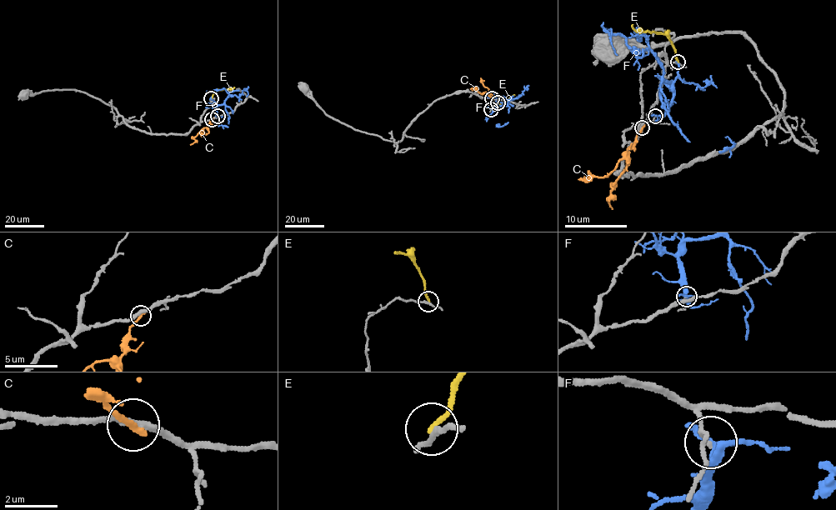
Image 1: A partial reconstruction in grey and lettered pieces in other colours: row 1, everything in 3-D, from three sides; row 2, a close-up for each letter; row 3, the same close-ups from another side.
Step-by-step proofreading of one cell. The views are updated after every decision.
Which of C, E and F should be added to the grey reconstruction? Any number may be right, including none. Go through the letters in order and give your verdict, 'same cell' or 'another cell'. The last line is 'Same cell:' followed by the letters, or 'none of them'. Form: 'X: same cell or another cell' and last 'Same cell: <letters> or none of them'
C: another cell
E: another cell
F: another cell
Same cell: none of them

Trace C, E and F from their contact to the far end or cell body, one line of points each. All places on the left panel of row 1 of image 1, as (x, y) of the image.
C: (212, 119), (190, 144)
E: (211, 98), (217, 90), (234, 87)
F: (217, 116), (216, 107), (224, 104), (229, 117), (227, 127), (218, 125), (217, 122)

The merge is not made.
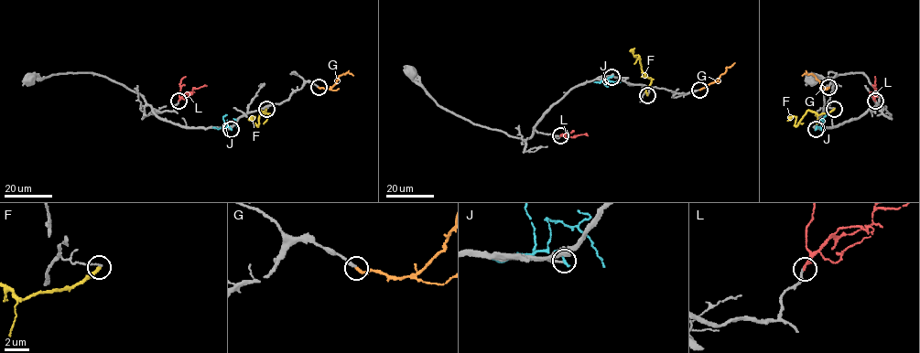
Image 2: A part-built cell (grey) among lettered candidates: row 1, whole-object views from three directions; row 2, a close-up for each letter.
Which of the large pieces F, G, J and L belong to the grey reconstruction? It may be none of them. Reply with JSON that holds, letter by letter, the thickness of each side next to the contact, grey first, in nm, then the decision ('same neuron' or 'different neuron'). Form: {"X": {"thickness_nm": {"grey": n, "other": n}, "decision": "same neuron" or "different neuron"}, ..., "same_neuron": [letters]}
{"F": {"thickness_nm": {"grey": 150, "other": 260}, "decision": "different neuron"}, "G": {"thickness_nm": {"grey": 200, "other": 200}, "decision": "same neuron"}, "J": {"thickness_nm": {"grey": 140, "other": 280}, "decision": "different neuron"}, "L": {"thickness_nm": {"grey": 200, "other": 240}, "decision": "same neuron"}, "same_neuron": ["G", "L"]}

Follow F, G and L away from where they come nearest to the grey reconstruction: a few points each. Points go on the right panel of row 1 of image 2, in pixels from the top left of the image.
F: (834, 109), (817, 114), (808, 111), (796, 125), (795, 116), (787, 121)
G: (828, 87), (823, 89), (812, 74), (802, 76)
L: (875, 101), (875, 86)

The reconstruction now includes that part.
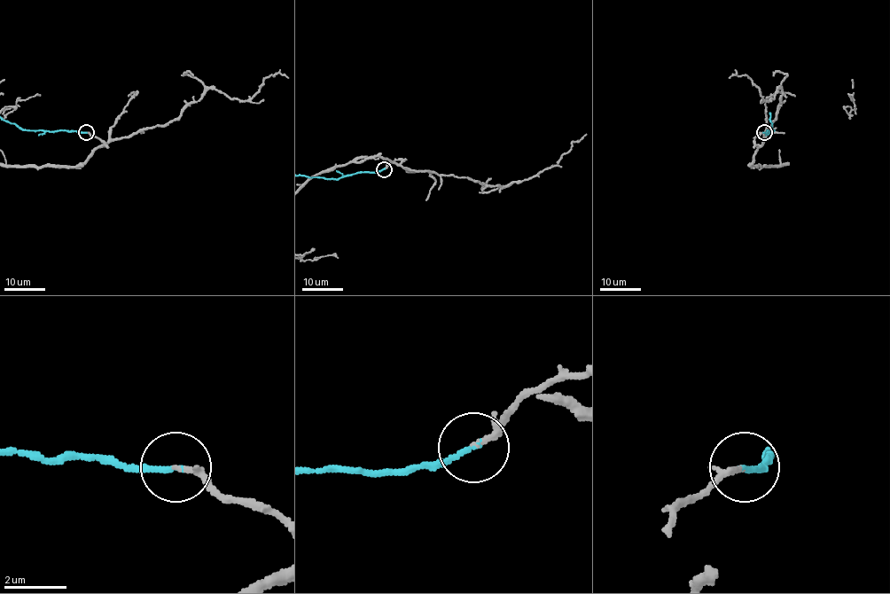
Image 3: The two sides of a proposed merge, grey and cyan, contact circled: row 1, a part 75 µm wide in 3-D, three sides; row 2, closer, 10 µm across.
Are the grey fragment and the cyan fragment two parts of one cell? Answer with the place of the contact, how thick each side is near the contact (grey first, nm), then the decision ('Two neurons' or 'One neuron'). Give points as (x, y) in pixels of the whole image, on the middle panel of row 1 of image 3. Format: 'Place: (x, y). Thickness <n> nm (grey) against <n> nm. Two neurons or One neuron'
Place: (384, 169). Thickness 110 nm (grey) against 170 nm. One neuron

